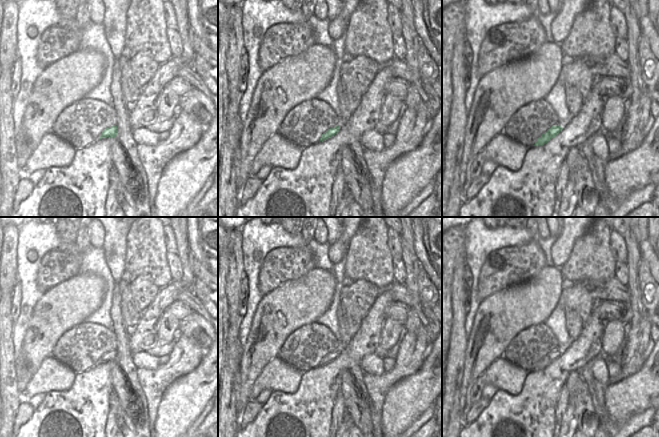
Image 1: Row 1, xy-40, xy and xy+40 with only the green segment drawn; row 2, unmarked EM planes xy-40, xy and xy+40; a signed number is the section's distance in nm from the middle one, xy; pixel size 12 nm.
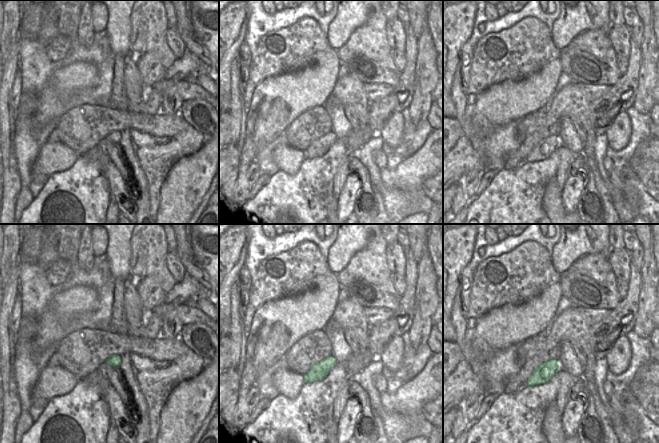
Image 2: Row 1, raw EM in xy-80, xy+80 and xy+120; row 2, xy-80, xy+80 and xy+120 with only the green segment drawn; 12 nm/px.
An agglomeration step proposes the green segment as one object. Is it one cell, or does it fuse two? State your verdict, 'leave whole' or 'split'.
leave whole

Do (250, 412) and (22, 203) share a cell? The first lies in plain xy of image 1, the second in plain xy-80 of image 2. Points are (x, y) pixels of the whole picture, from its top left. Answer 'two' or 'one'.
one

